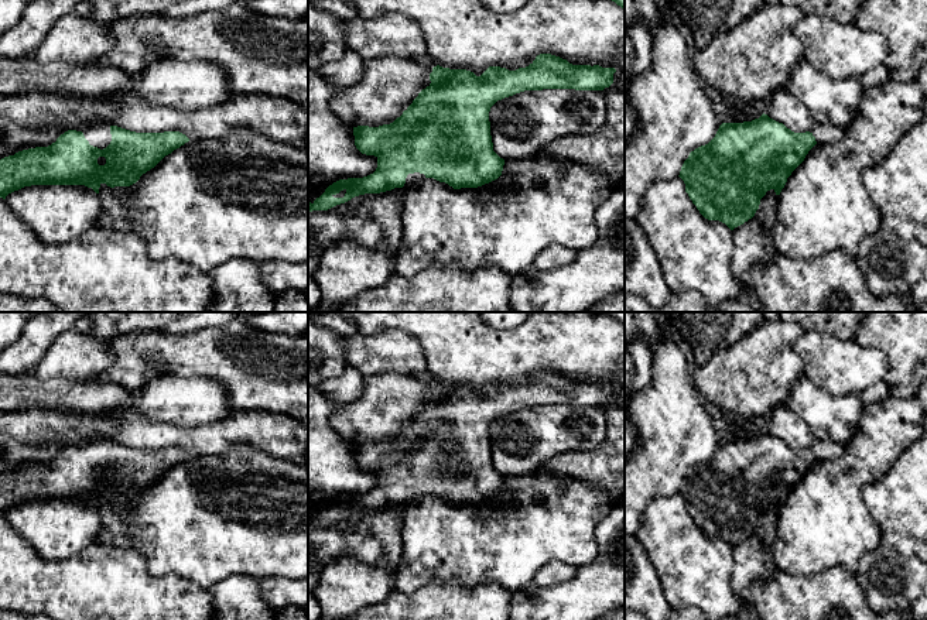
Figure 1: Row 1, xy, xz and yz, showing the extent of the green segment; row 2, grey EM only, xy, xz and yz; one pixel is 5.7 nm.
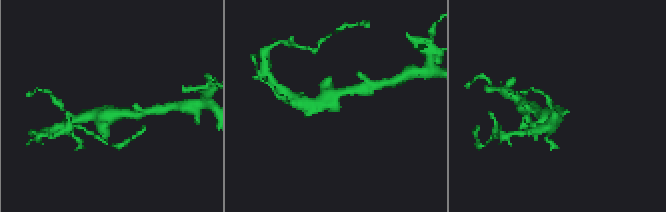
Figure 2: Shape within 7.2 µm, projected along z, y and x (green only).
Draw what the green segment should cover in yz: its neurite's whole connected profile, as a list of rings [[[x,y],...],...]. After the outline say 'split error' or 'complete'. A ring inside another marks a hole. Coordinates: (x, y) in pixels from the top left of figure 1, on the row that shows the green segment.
[[[764,113],[752,121],[722,123],[708,144],[690,153],[678,177],[705,219],[719,220],[733,230],[755,216],[767,191],[780,195],[787,178],[815,144],[835,143],[844,133],[845,129],[828,124],[815,124],[811,133],[794,133]]]; split error

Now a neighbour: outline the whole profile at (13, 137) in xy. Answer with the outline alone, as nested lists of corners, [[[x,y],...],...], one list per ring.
[[[72,117],[64,124],[44,123],[40,127],[25,127],[0,120],[0,160],[23,150],[48,147],[68,130],[83,131],[89,127]]]

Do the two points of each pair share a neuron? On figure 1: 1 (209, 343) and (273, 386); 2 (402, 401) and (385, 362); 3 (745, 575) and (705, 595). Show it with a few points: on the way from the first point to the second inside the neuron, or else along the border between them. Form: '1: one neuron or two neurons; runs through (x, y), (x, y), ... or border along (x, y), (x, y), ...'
1: one neuron; runs through (223, 359), (233, 367), (243, 367), (257, 377)
2: two neurons; border along (414, 374), (369, 373), (365, 376)
3: two neurons; border along (731, 548), (734, 559), (731, 589), (738, 598)

